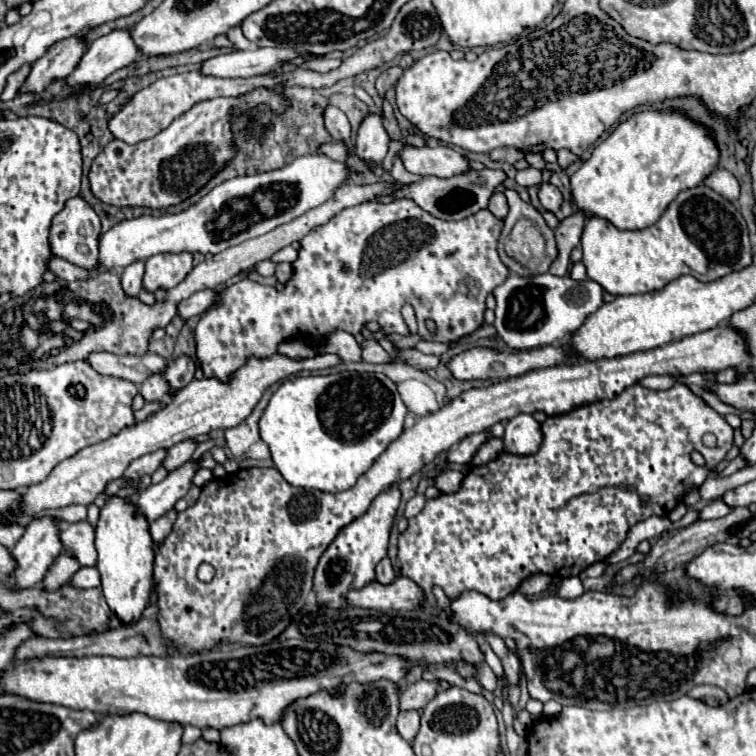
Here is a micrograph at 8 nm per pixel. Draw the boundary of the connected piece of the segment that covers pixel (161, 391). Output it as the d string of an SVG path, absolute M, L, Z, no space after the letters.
M152 375L152 377L148 377L148 379L140 385L140 395L144 397L146 403L160 401L166 393L168 393L168 385L166 385L166 381L164 381L162 375Z

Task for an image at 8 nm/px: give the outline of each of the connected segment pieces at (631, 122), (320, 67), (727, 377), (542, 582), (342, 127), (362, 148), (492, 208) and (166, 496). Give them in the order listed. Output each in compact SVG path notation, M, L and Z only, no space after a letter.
M642 111L620 123L614 133L610 133L586 159L580 169L570 177L572 185L572 205L586 217L600 217L610 221L616 229L640 231L654 225L670 201L684 189L692 189L704 181L704 177L718 165L718 149L714 141L706 135L702 125L688 121L680 113L658 113Z
M310 59L300 65L300 69L310 69L310 71L332 71L340 67L340 59Z
M728 367L728 369L722 369L716 373L714 377L714 383L738 383L738 369L736 367Z
M536 575L528 581L524 581L524 585L520 585L520 593L542 593L550 583L550 577L548 575Z
M328 107L324 111L324 123L326 123L326 129L328 133L332 135L332 139L336 143L350 143L352 139L352 127L350 127L350 121L348 117L338 109L338 107Z
M370 115L362 121L358 129L358 139L356 139L356 155L360 157L362 163L366 165L382 165L382 159L386 157L388 151L388 135L382 125L382 119L378 115Z
M494 193L492 199L490 199L490 205L488 205L488 211L498 217L498 219L504 219L508 215L508 203L506 203L506 197L504 193Z
M186 463L180 469L168 473L166 479L160 481L158 485L150 485L144 491L140 491L134 503L136 513L146 517L146 521L160 519L166 511L174 507L178 499L182 499L188 493L196 469L198 469L196 463Z

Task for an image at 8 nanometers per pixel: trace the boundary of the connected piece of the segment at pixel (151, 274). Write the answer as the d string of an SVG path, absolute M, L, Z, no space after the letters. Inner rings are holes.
M160 253L146 259L142 287L150 293L172 289L192 271L192 253Z

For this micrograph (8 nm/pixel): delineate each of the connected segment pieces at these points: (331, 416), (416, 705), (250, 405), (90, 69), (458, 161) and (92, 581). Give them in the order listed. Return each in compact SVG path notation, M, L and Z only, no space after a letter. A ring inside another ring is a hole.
M342 371L320 377L296 377L284 381L270 397L270 403L260 417L260 437L268 443L276 469L292 487L340 493L354 487L358 477L364 475L386 447L400 437L406 411L396 383L382 373L360 375L356 371Z
M416 681L412 685L408 685L402 693L400 693L400 711L412 711L412 709L422 709L438 691L448 689L450 685L446 681L440 683L430 683L430 681Z
M276 353L276 357L268 357L268 359L252 359L248 361L242 369L238 369L236 377L232 377L230 383L220 383L216 379L200 379L200 381L192 381L190 385L186 385L182 391L176 393L176 397L162 407L158 413L152 413L152 417L132 425L132 429L124 429L120 431L116 437L110 437L108 441L100 441L100 445L90 445L88 449L82 449L80 453L76 453L76 457L70 457L68 461L62 461L60 465L56 465L56 469L40 483L40 485L32 485L24 491L24 499L22 499L22 509L24 513L20 517L16 517L14 521L28 525L32 521L32 515L42 511L42 509L60 509L72 503L80 503L80 505L90 505L104 489L110 481L122 477L124 469L138 457L154 453L158 449L170 449L172 445L184 441L184 439L194 439L198 435L206 435L206 433L216 433L216 431L224 431L230 427L240 425L248 413L252 413L252 409L256 407L256 403L260 401L262 393L274 385L276 381L302 371L302 369L324 369L324 367L332 367L338 365L340 357L338 355L316 355L312 359L302 359L302 361L292 361L288 357L282 357Z
M128 29L112 31L96 41L92 41L82 55L76 69L64 79L68 87L76 85L98 85L114 71L132 65L140 53L136 53L136 45L132 45L132 37L128 37Z
M440 145L440 147L404 147L398 157L410 173L420 177L454 177L472 171L468 157L462 153Z
M92 567L92 569L80 569L80 571L78 571L78 573L72 577L70 585L80 587L80 589L100 587L100 575L96 573L96 567Z

